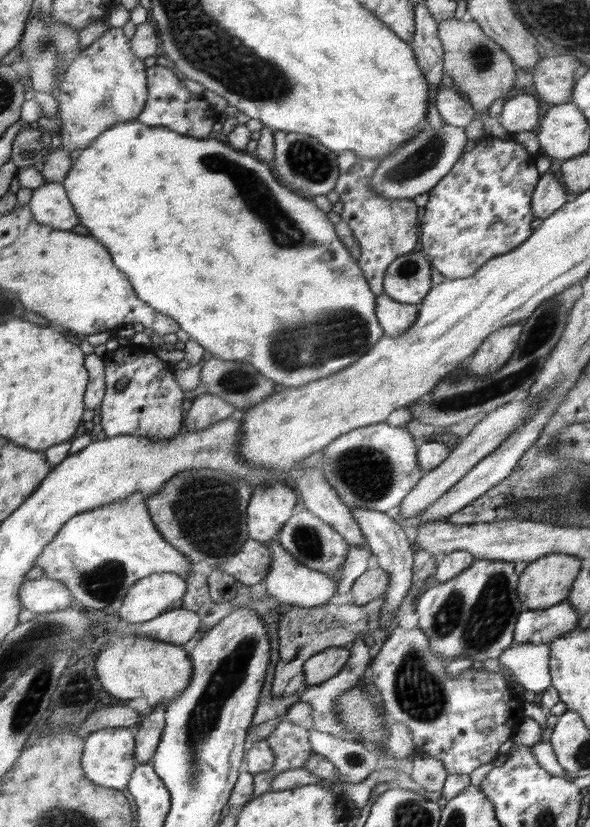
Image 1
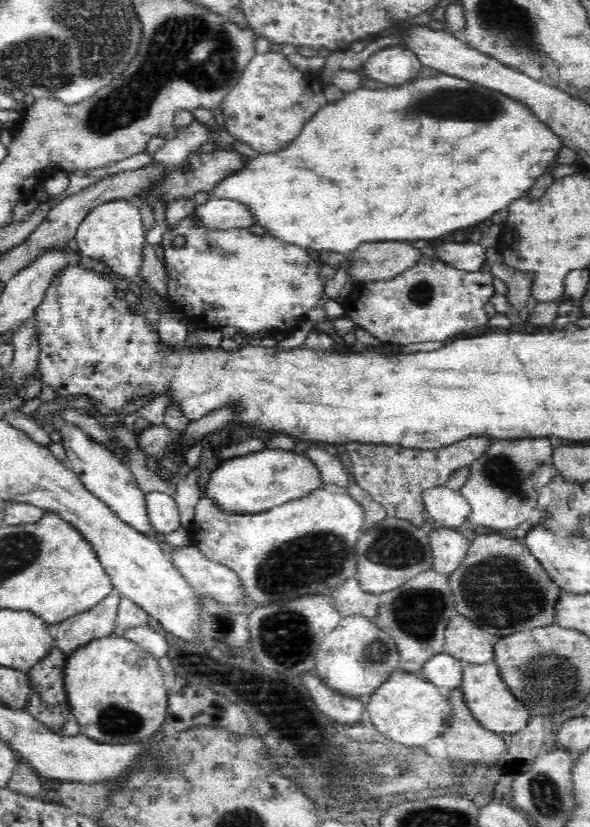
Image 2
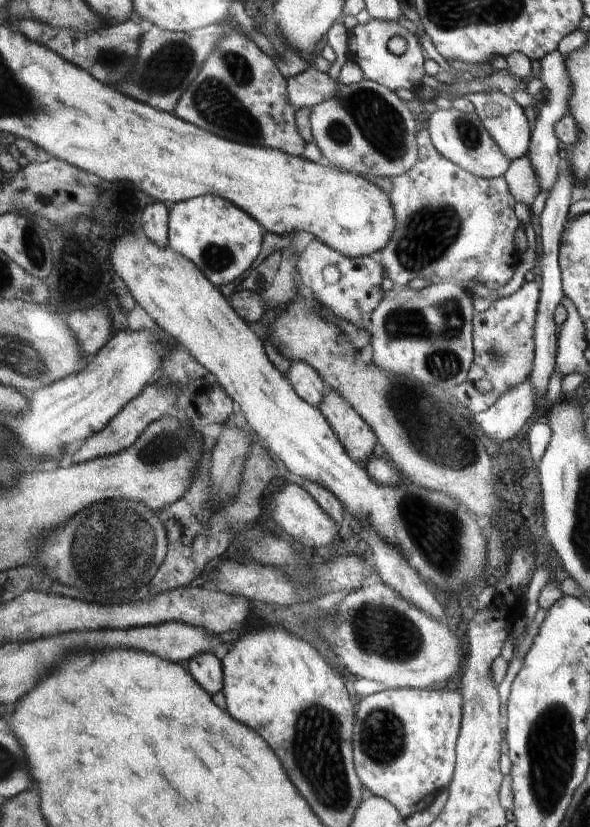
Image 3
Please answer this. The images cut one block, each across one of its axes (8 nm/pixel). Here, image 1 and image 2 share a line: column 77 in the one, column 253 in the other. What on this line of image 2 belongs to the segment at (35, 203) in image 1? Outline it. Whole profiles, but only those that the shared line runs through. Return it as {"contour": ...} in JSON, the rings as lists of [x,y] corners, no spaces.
{"contour":[[[211,196],[208,202],[197,206],[202,221],[211,228],[242,228],[256,226],[259,221],[250,205],[236,199]]]}

